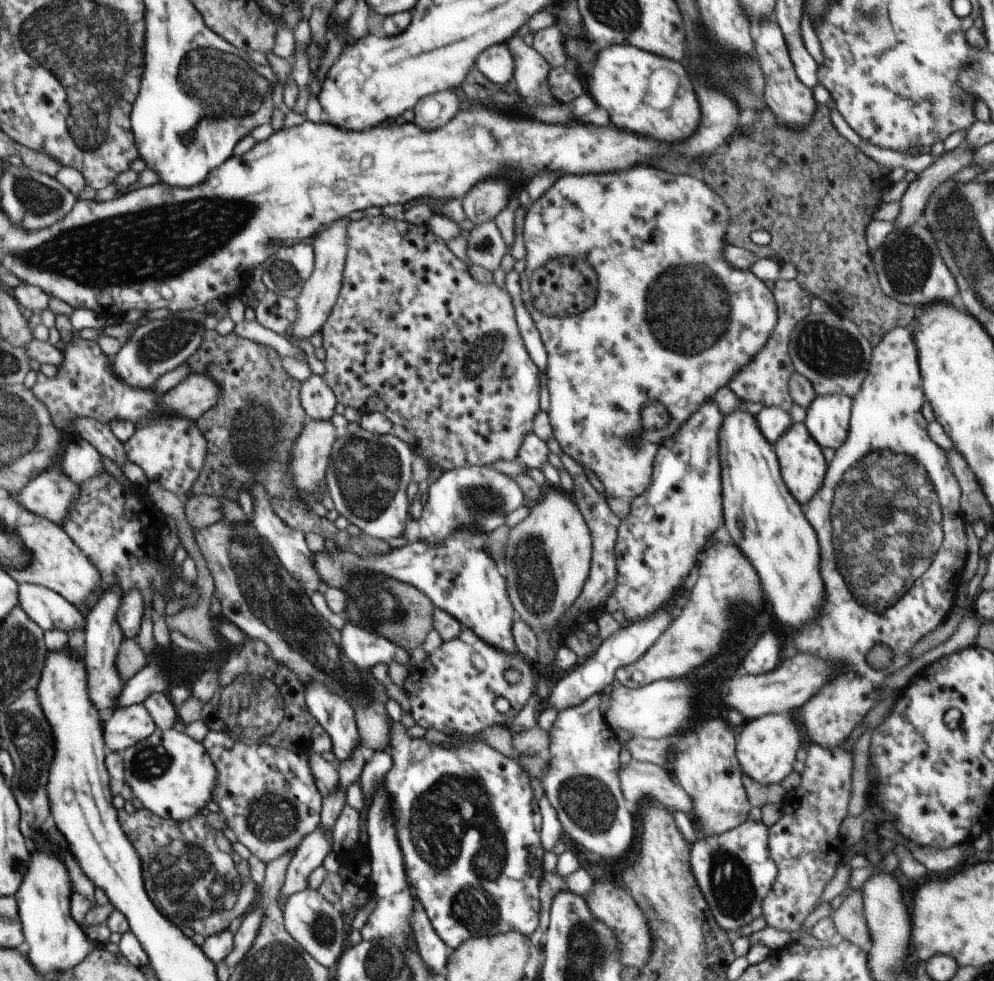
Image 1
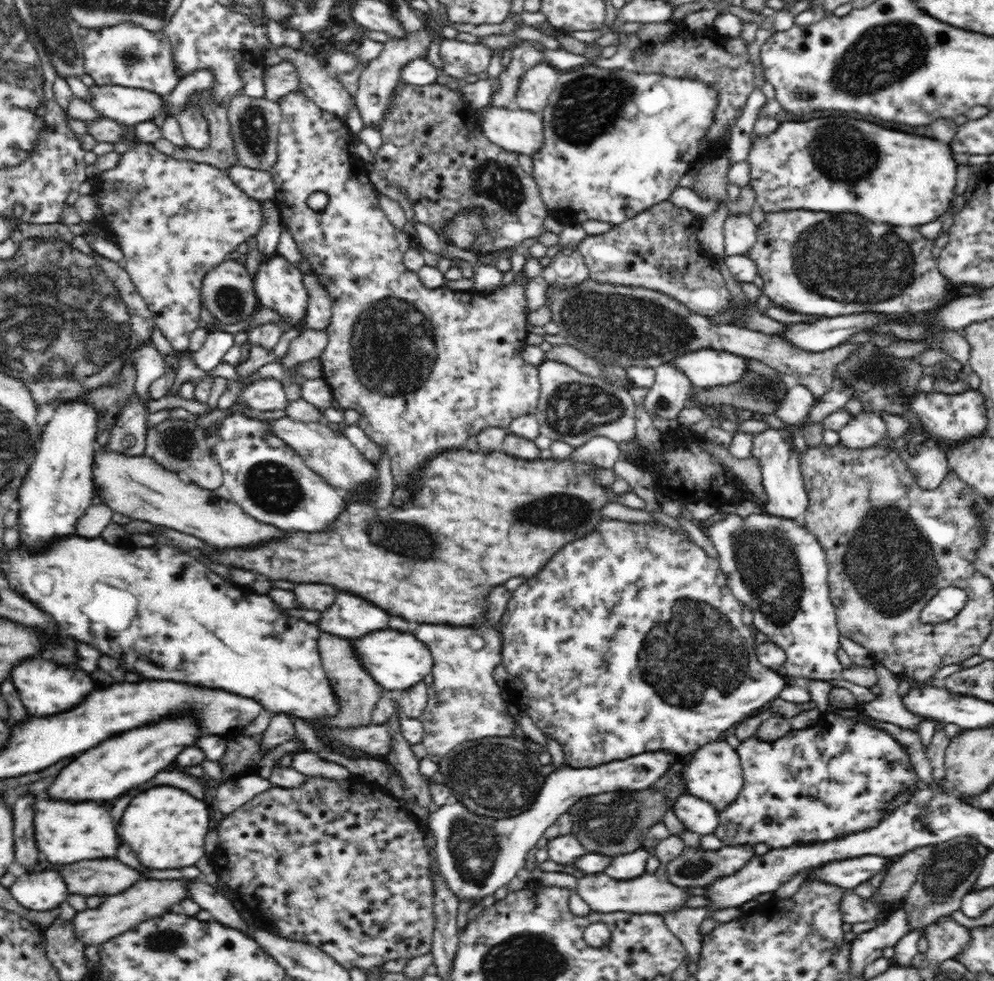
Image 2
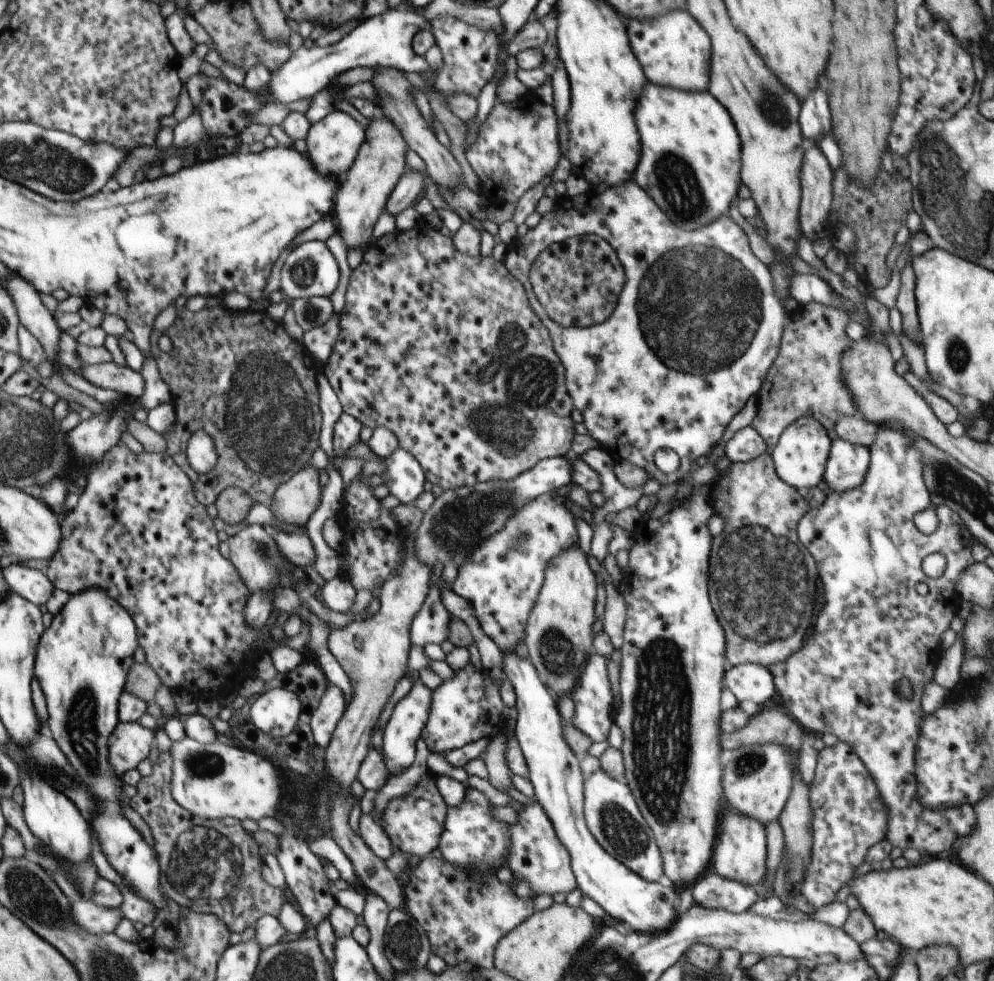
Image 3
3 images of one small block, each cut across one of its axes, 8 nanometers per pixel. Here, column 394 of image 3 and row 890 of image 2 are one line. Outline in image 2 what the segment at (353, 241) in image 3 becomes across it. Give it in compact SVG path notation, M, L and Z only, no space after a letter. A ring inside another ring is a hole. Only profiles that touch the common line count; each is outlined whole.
M140 880L120 894L107 896L106 901L99 908L77 912L72 920L73 931L84 946L90 948L90 946L101 945L130 930L138 923L172 910L172 906L178 904L180 900L184 900L186 896L188 894L184 890L184 882L180 882L180 880Z

